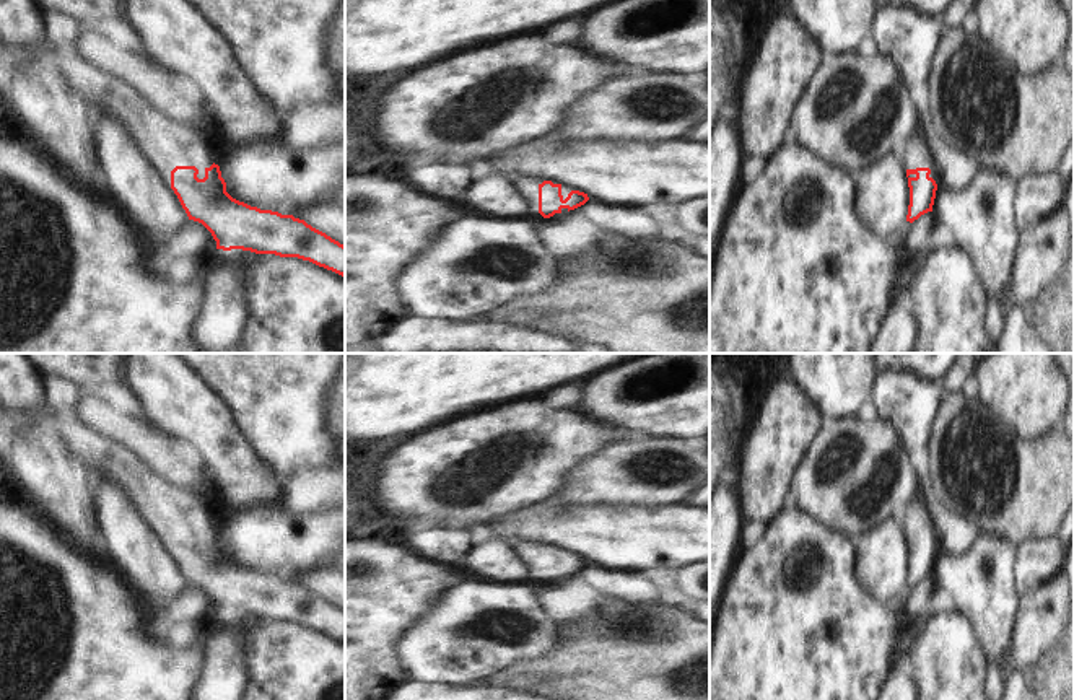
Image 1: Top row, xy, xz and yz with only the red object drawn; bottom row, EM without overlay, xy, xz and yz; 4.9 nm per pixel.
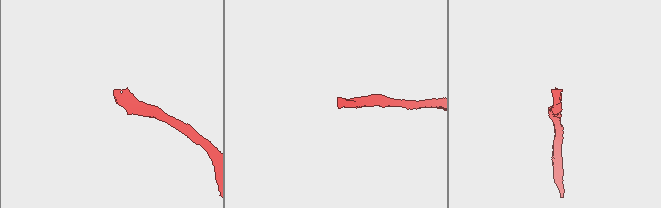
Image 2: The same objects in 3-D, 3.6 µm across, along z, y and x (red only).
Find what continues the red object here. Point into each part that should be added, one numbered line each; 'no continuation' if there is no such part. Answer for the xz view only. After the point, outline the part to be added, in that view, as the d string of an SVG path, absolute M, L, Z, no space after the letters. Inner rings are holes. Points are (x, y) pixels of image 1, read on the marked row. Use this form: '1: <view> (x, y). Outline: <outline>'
1: xz (528, 186). Outline: M517 174L514 177L514 187L524 195L527 205L529 205L529 218L544 218L539 213L539 186L544 182L545 179L540 177L534 177L534 176L521 176Z

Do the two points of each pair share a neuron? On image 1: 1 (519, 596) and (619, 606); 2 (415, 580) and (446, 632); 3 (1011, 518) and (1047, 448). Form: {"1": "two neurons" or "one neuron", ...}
{"1": "two neurons", "2": "two neurons", "3": "one neuron"}

